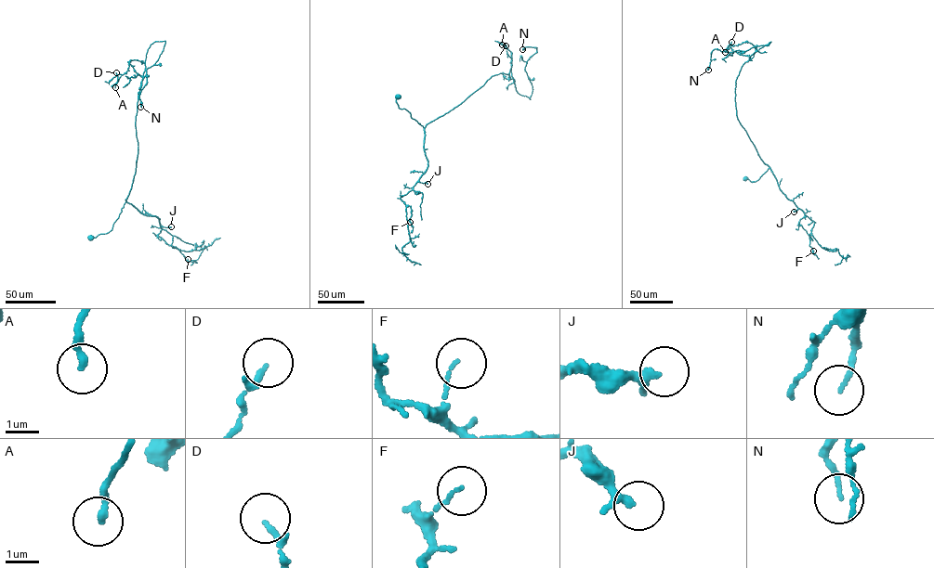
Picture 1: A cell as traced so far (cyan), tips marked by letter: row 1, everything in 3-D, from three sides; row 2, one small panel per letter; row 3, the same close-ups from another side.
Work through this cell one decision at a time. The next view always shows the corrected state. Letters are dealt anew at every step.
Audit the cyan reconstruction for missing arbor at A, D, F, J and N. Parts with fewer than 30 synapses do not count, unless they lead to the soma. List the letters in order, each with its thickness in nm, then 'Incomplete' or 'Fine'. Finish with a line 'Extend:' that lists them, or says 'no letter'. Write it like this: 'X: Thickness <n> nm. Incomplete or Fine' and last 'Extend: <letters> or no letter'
A: Thickness 200 nm. Fine
D: Thickness 160 nm. Fine
F: Thickness 80 nm. Fine
J: Thickness 240 nm. Fine
N: Thickness 140 nm. Fine
Extend: no letter

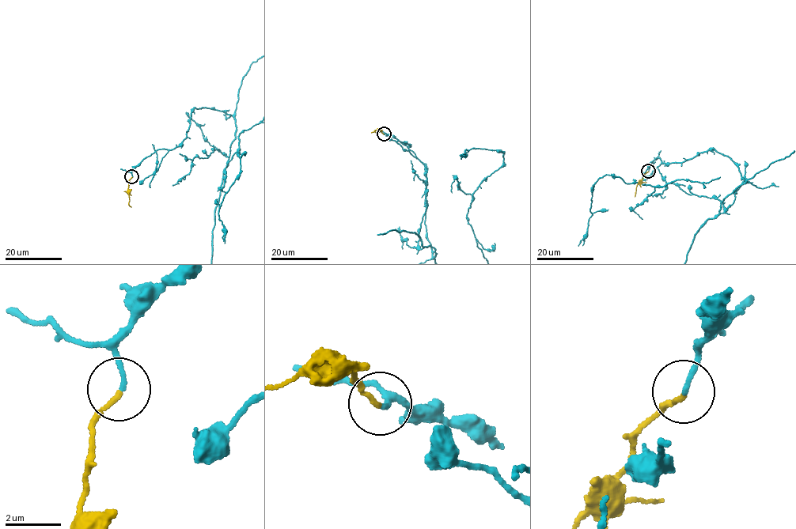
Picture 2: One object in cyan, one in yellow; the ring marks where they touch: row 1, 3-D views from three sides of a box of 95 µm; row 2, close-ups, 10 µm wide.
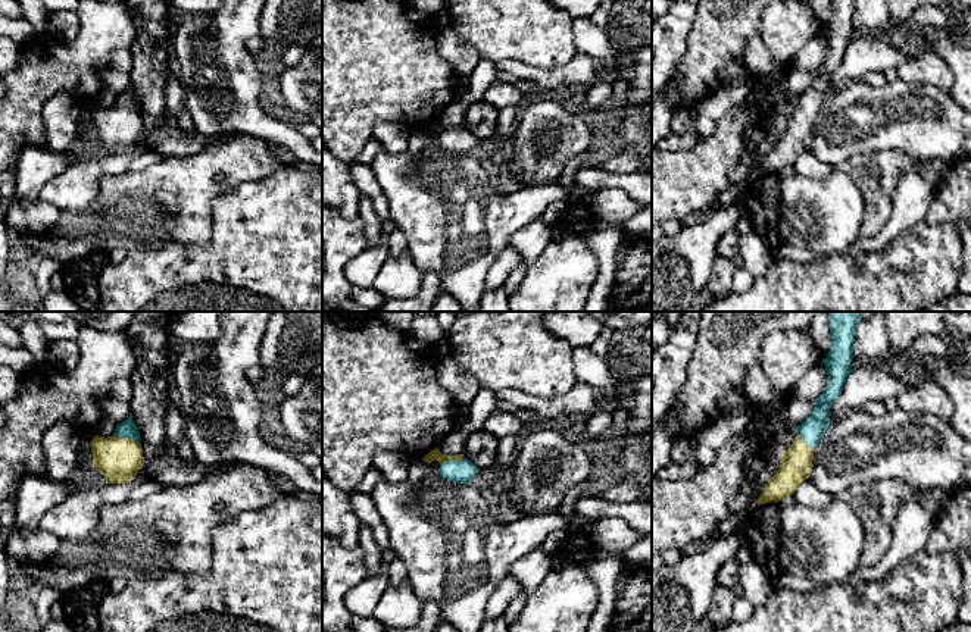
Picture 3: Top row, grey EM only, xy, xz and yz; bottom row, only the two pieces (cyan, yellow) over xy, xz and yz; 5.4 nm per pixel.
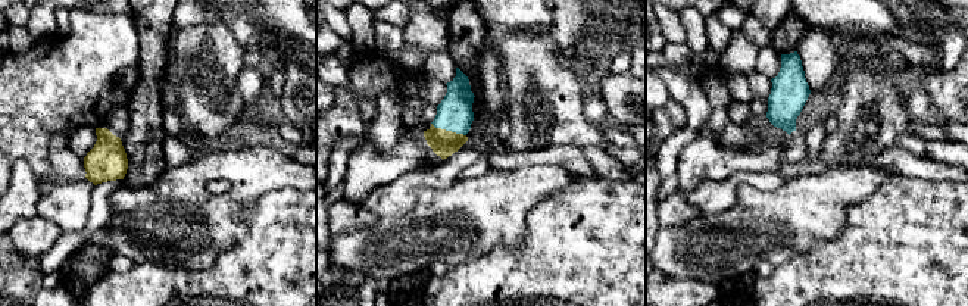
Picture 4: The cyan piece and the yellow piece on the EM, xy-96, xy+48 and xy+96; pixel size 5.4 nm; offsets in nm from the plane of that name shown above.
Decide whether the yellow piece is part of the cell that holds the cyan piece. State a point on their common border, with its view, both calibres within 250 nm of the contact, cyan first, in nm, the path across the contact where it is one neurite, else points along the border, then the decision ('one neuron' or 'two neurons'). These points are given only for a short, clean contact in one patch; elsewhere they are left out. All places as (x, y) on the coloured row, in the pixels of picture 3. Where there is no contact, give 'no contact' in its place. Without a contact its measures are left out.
xy (127, 437) | 100/240 nm | across xy (127, 429), (127, 437), (118, 459) | one neuron

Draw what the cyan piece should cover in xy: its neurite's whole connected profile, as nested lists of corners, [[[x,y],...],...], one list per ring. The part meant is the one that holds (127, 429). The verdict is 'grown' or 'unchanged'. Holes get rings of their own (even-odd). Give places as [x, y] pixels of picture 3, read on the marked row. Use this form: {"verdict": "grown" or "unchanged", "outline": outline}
{"verdict": "grown", "outline": [[[132,414],[116,425],[112,437],[94,437],[90,442],[93,467],[104,478],[106,484],[127,484],[135,479],[144,464],[141,437]]]}

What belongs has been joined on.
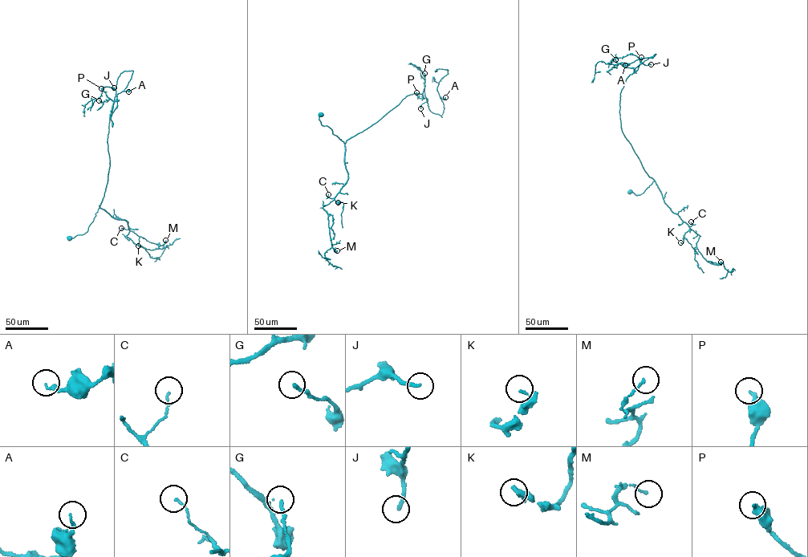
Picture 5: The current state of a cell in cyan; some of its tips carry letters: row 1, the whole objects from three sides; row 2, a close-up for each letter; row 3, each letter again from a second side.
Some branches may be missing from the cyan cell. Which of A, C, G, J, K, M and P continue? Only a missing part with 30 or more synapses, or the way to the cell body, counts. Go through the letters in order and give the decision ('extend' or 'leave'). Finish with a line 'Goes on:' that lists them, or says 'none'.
A: leave
C: leave
G: leave
J: extend
K: leave
M: leave
P: leave
Goes on: J

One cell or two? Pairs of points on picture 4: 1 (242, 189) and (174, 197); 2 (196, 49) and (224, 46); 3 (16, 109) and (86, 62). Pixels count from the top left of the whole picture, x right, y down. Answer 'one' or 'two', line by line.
1: one
2: one
3: one

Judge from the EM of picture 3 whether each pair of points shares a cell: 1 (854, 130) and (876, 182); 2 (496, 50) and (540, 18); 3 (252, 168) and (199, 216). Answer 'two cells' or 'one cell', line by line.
1: two cells
2: one cell
3: one cell

